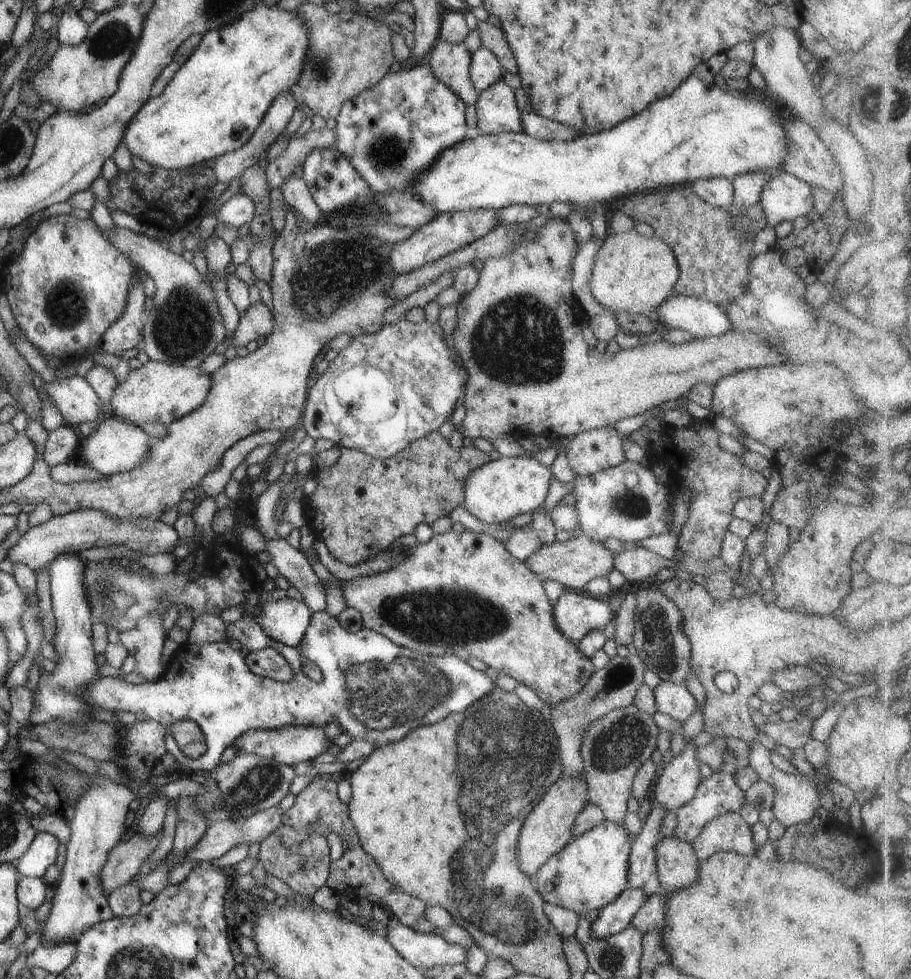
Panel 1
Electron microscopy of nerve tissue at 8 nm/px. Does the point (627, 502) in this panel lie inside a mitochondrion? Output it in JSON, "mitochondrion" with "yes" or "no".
{"mitochondrion":"yes"}

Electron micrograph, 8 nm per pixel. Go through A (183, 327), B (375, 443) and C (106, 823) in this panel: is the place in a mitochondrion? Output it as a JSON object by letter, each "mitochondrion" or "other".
{"A":"mitochondrion","B":"other","C":"other"}

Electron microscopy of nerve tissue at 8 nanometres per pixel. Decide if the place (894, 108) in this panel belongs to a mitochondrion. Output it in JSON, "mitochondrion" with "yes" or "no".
{"mitochondrion":"yes"}

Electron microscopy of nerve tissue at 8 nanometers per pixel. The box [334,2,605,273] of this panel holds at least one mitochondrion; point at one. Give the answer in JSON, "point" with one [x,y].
{"point":[388,152]}

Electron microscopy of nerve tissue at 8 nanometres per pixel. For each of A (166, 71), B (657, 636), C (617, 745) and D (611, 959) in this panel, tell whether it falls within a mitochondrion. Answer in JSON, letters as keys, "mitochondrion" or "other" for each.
{"A":"other","B":"mitochondrion","C":"mitochondrion","D":"mitochondrion"}

